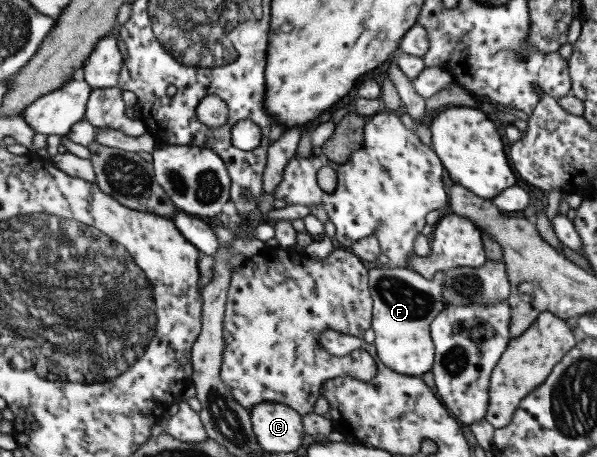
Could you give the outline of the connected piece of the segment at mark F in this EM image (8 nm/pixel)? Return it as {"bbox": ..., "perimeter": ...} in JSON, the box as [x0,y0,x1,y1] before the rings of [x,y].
{"bbox":[368,267,444,376],"perimeter":[[[384,267],[368,269],[368,292],[372,299],[372,314],[370,328],[375,334],[373,343],[376,358],[381,364],[395,373],[421,376],[430,371],[434,359],[434,346],[429,334],[431,321],[443,309],[442,289],[444,288],[444,273],[436,271],[431,279],[425,279],[421,274],[409,267]]]}

